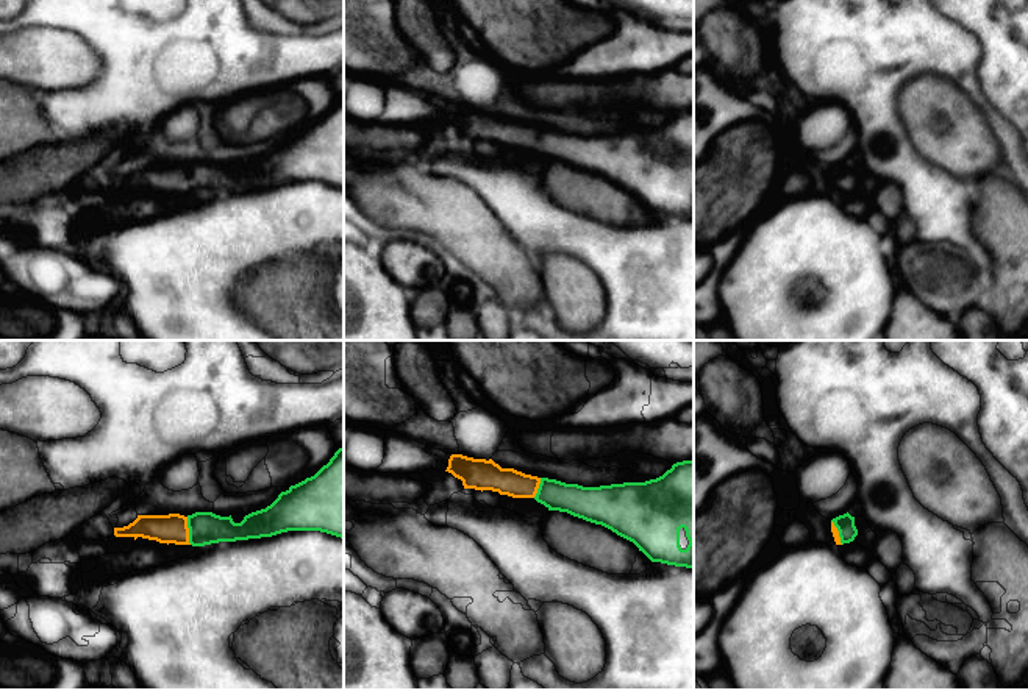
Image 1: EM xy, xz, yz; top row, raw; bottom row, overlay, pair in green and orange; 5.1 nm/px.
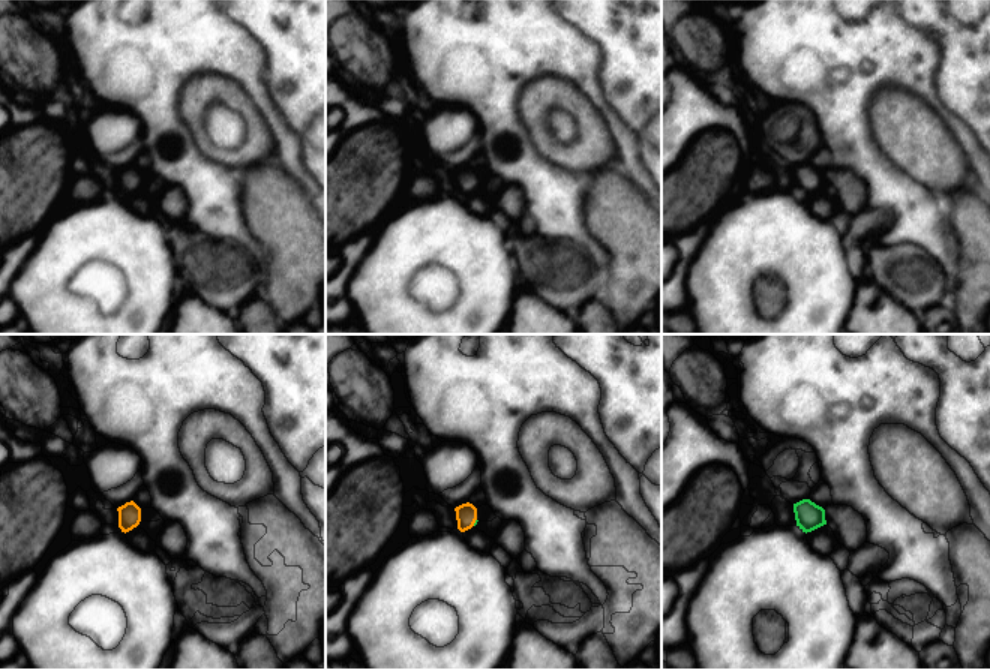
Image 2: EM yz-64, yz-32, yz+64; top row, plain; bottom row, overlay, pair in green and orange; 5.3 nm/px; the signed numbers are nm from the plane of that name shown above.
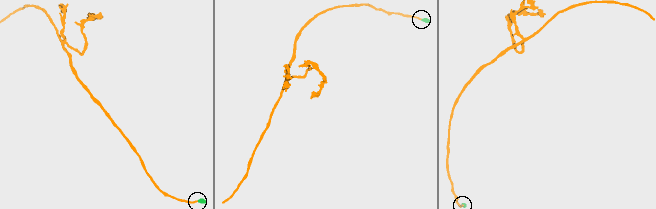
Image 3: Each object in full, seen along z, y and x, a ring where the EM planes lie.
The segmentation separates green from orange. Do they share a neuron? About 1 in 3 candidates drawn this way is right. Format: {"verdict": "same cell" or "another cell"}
{"verdict": "same cell"}

